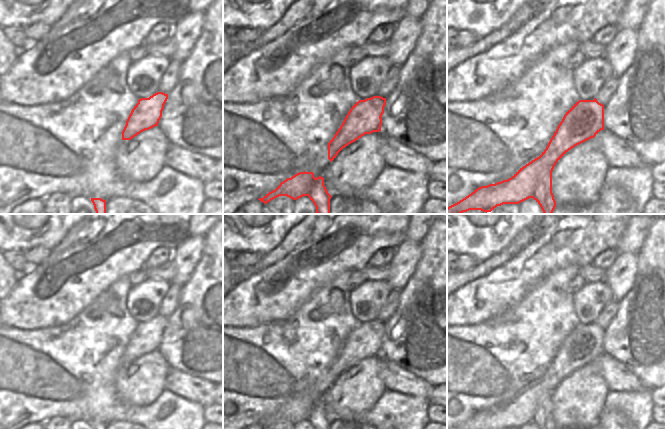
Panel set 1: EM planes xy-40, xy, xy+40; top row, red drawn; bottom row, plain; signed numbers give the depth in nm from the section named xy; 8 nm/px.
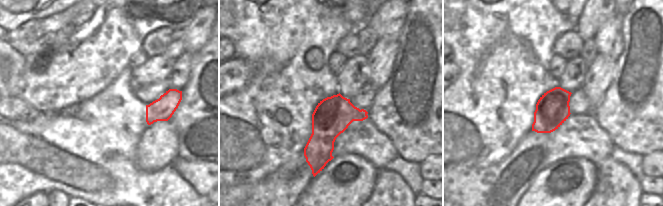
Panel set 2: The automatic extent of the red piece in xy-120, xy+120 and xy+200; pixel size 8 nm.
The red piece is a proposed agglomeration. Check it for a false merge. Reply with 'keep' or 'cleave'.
cleave

